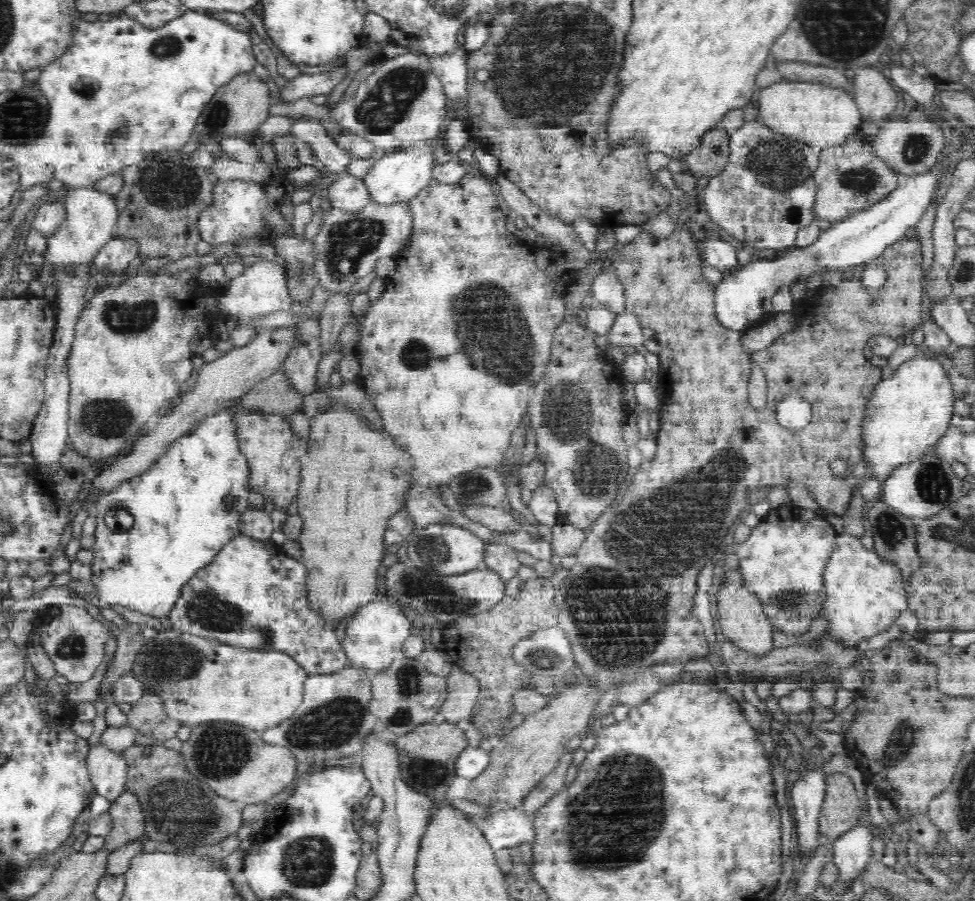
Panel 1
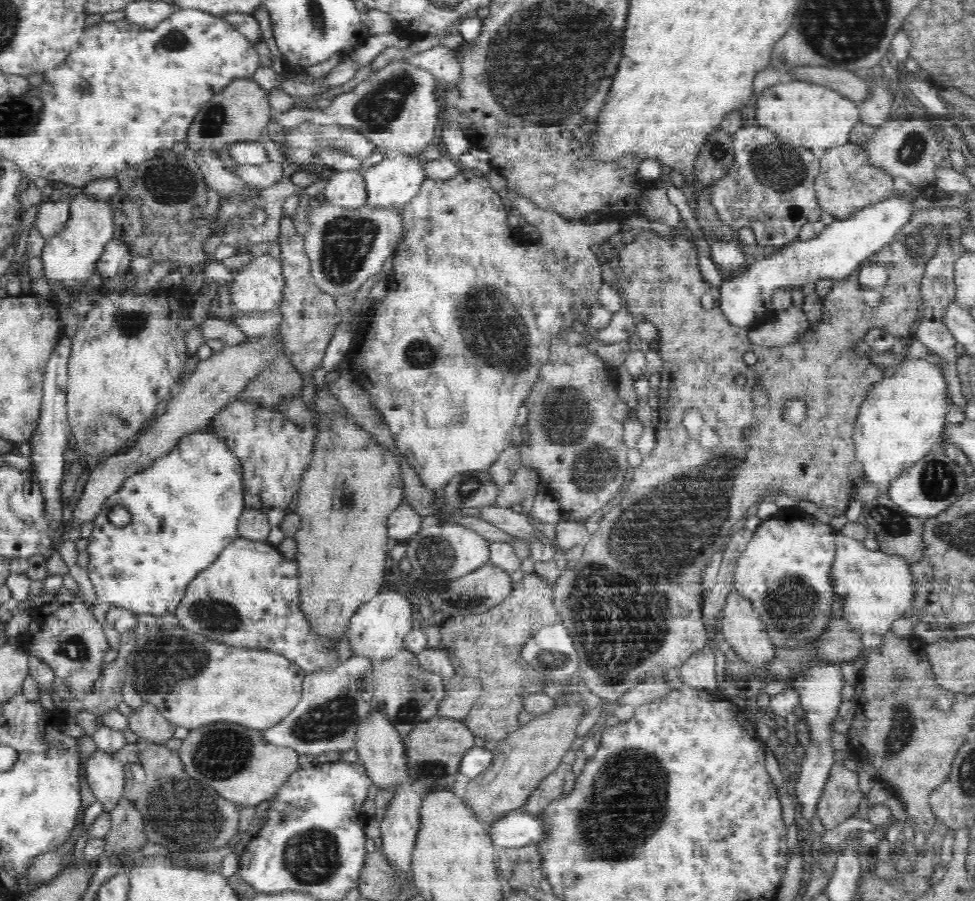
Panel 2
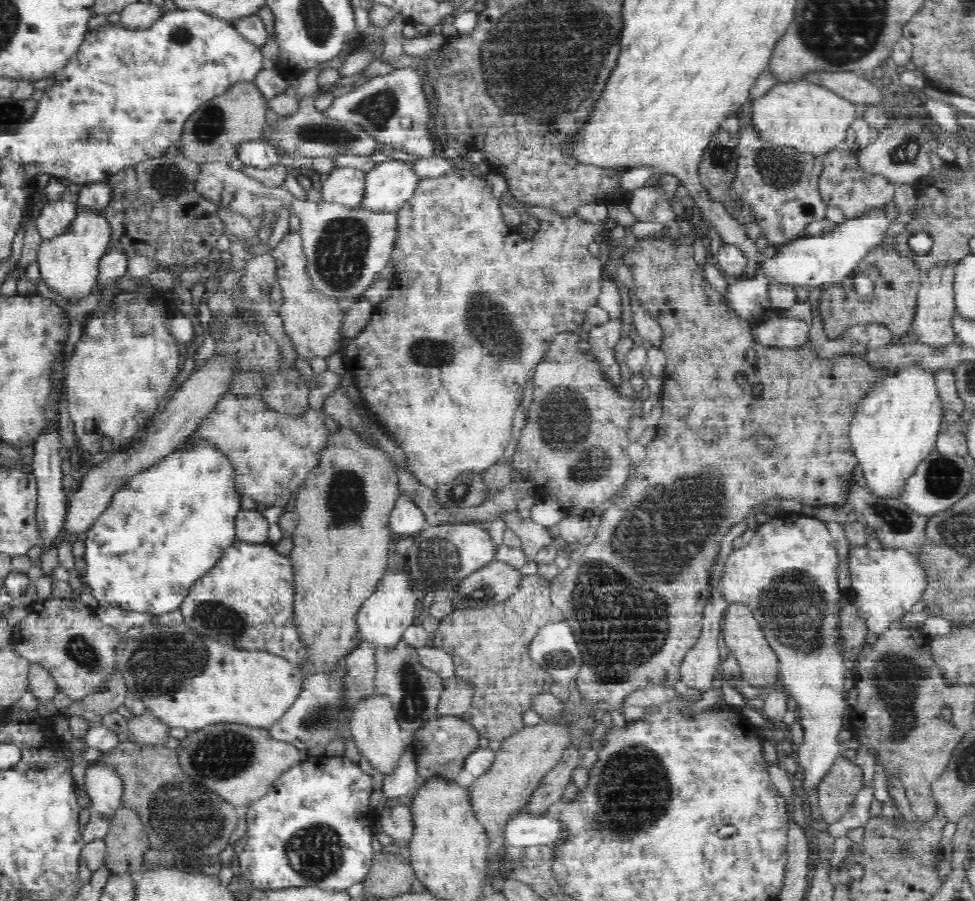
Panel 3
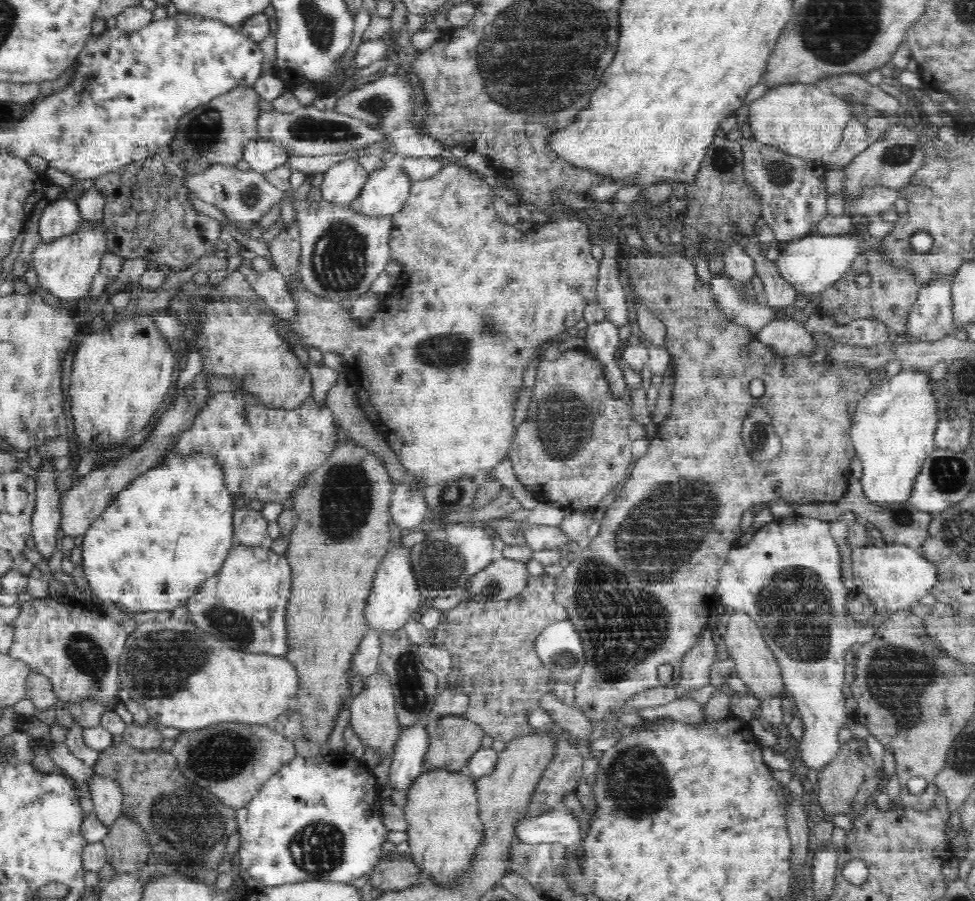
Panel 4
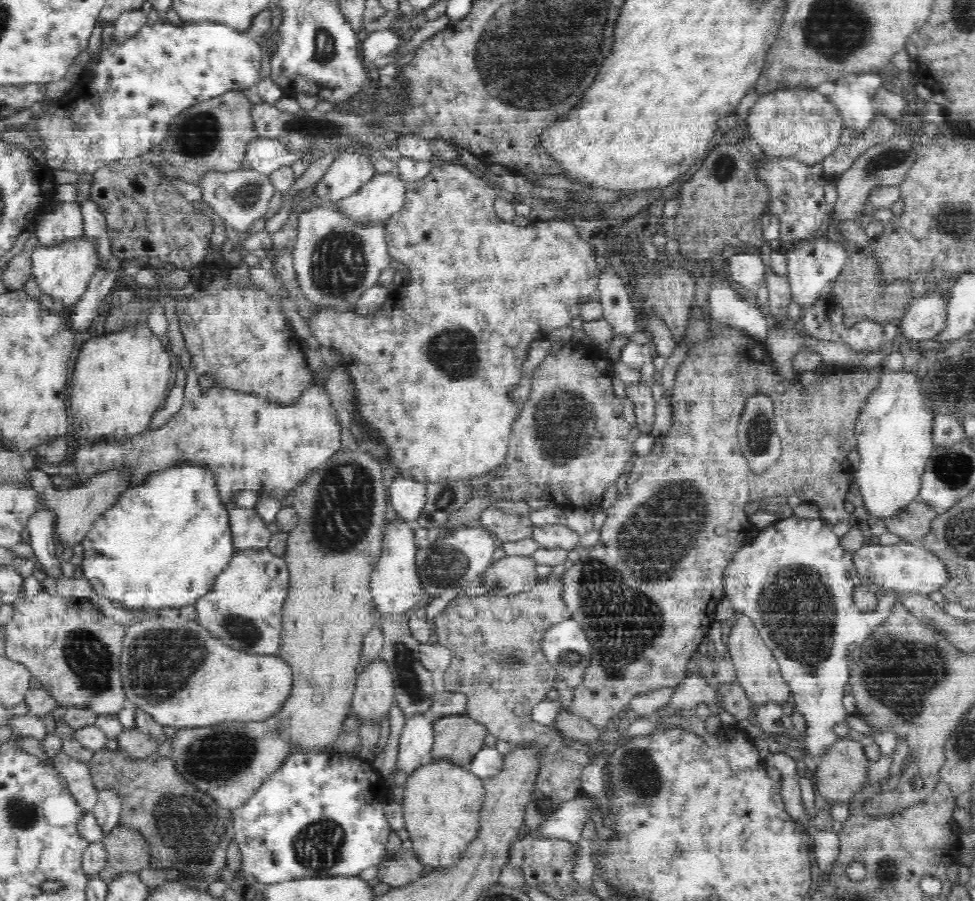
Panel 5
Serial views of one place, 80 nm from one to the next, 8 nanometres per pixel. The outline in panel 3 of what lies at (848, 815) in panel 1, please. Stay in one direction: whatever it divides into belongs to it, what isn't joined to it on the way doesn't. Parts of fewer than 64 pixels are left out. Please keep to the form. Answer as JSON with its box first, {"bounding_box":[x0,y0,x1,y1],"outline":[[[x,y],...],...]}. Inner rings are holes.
{"bounding_box":[817,755,863,824],"outline":[[[842,755],[837,757],[817,788],[818,808],[826,824],[838,822],[850,810],[863,786],[862,779],[862,769],[858,765]]]}

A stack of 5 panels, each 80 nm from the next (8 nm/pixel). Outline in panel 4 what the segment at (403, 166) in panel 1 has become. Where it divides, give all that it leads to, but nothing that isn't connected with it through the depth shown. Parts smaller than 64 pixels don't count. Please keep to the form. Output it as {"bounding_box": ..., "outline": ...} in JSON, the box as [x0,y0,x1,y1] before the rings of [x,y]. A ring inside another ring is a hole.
{"bounding_box":[348,165,413,216],"outline":[[[384,165],[372,171],[362,192],[348,204],[352,211],[368,216],[386,216],[400,212],[408,200],[413,180],[401,168]]]}

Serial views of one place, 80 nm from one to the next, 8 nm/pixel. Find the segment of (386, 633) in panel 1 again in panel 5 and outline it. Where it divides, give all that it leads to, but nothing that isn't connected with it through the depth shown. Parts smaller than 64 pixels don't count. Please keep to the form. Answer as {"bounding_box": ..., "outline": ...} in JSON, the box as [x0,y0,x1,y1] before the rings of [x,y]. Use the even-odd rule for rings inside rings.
{"bounding_box":[372,518,425,618],"outline":[[[404,518],[398,522],[388,524],[386,536],[382,536],[382,556],[372,572],[372,592],[376,600],[376,608],[380,611],[380,618],[384,616],[402,616],[404,612],[419,612],[425,599],[421,578],[416,565],[416,542],[414,542],[414,528],[406,524]]]}

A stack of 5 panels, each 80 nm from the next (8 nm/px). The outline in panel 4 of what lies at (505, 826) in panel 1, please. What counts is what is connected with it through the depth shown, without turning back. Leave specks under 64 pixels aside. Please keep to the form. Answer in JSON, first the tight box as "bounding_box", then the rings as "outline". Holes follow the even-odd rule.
{"bounding_box":[514,802,583,859],"outline":[[[560,802],[550,812],[533,819],[526,816],[517,824],[514,840],[524,844],[563,844],[569,857],[581,859],[583,838],[580,836],[578,818],[571,812]]]}

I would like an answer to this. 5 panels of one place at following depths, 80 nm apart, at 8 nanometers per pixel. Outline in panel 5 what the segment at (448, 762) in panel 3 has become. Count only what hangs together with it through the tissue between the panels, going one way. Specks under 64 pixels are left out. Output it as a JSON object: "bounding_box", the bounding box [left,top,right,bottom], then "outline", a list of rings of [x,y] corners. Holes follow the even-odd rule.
{"bounding_box":[428,714,489,766],"outline":[[[466,714],[448,715],[433,722],[434,740],[433,747],[428,754],[429,761],[434,761],[440,757],[448,757],[450,762],[462,766],[468,766],[469,762],[485,744],[484,738],[489,733],[486,726]]]}

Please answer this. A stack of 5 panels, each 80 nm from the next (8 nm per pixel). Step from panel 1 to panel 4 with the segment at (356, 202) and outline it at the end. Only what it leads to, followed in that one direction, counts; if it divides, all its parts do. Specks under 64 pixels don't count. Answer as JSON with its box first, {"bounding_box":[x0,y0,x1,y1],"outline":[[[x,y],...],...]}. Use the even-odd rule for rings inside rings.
{"bounding_box":[317,158,369,207],"outline":[[[354,158],[346,159],[330,166],[328,172],[321,174],[317,184],[324,200],[348,207],[362,192],[369,174]]]}

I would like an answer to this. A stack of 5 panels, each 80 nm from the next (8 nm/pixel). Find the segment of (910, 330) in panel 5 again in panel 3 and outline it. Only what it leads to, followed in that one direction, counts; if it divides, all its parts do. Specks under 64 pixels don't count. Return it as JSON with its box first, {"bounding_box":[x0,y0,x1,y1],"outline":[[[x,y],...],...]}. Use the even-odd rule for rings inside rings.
{"bounding_box":[912,266,956,346],"outline":[[[936,266],[922,277],[917,296],[914,320],[912,320],[912,332],[918,336],[918,341],[930,346],[950,346],[956,342],[956,333],[952,328],[952,317],[956,312],[954,298],[954,266]]]}

